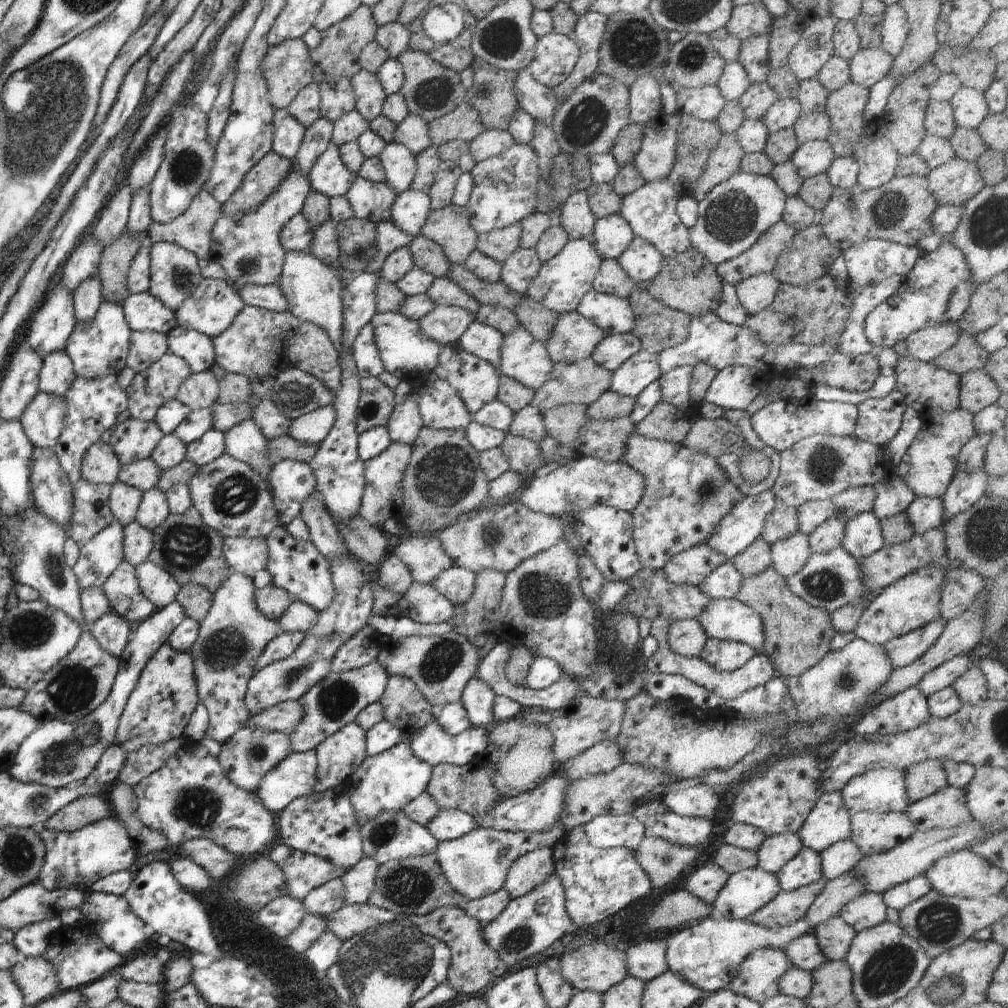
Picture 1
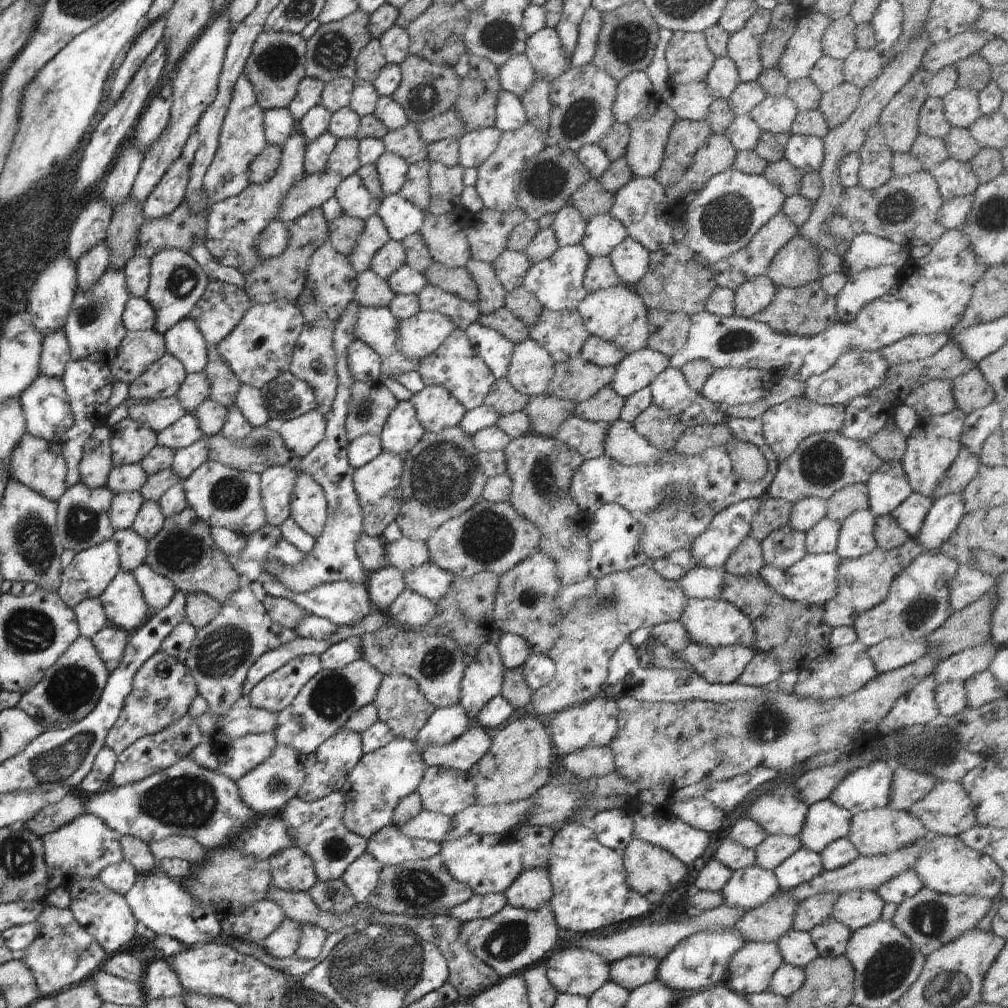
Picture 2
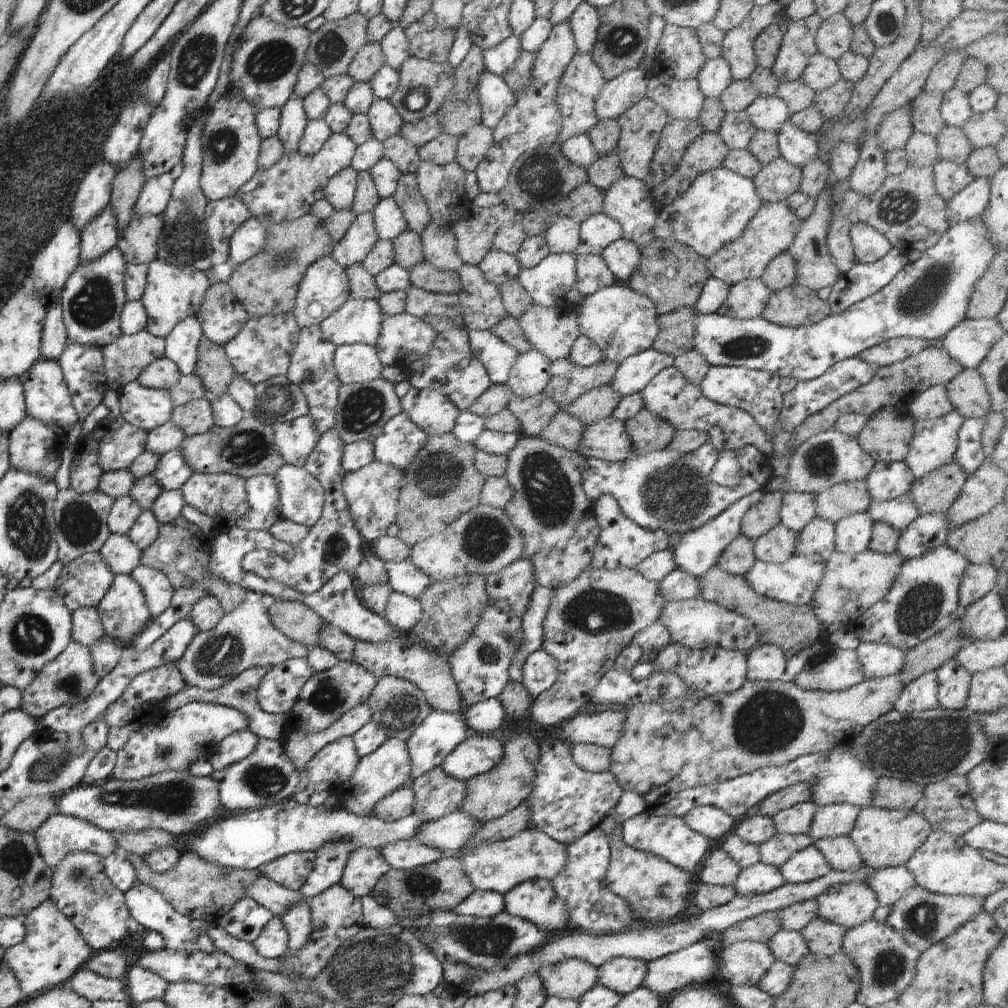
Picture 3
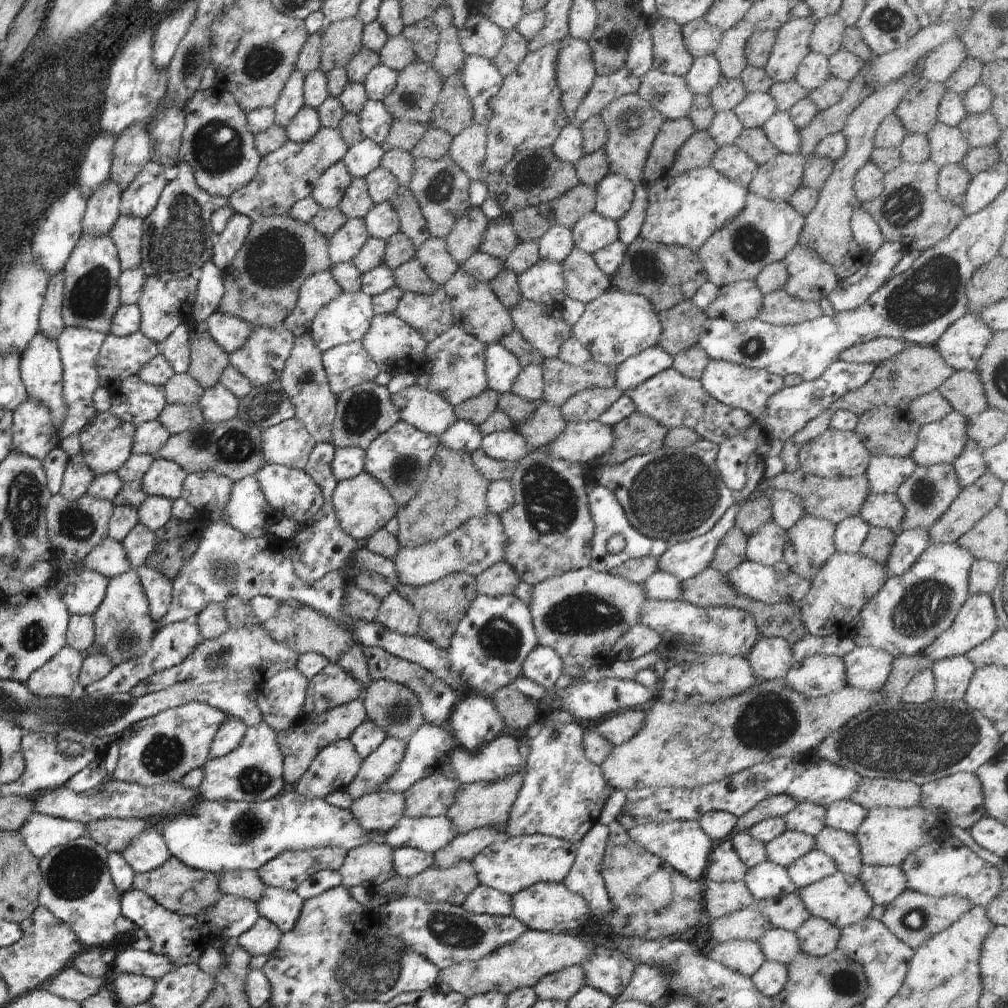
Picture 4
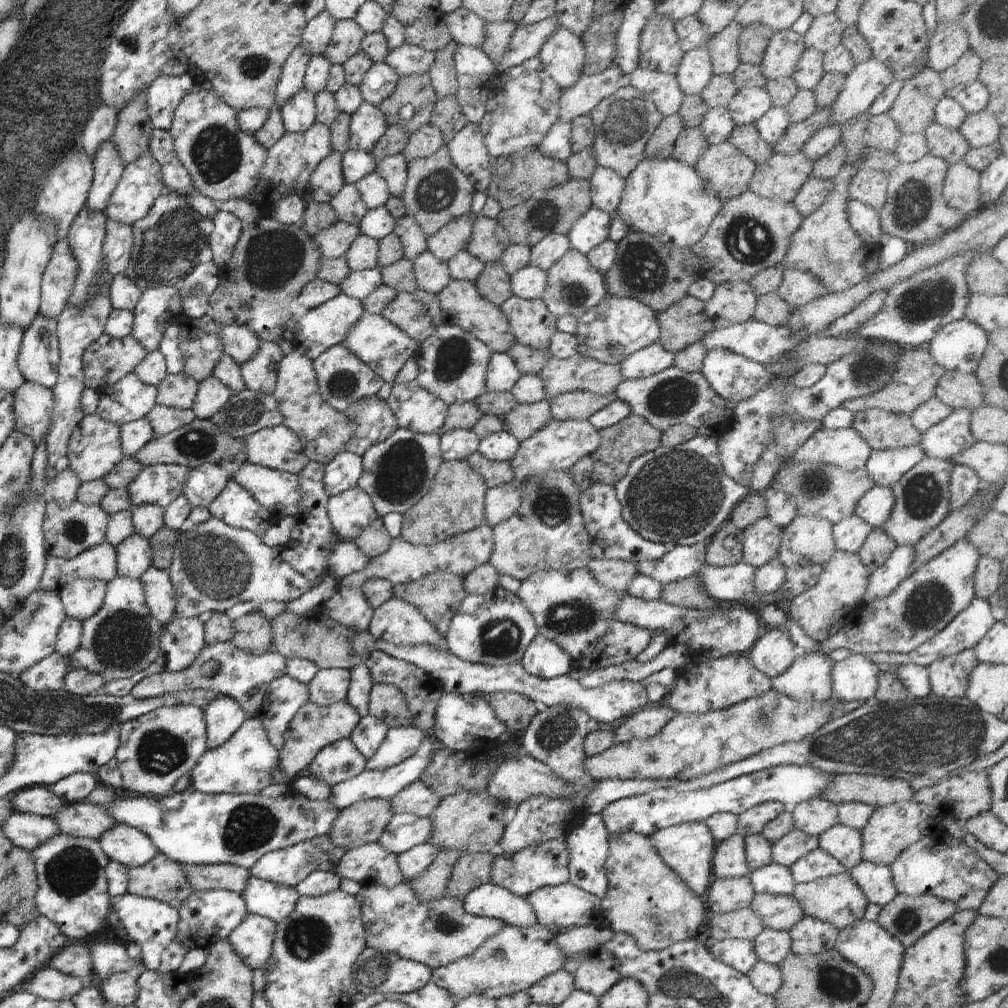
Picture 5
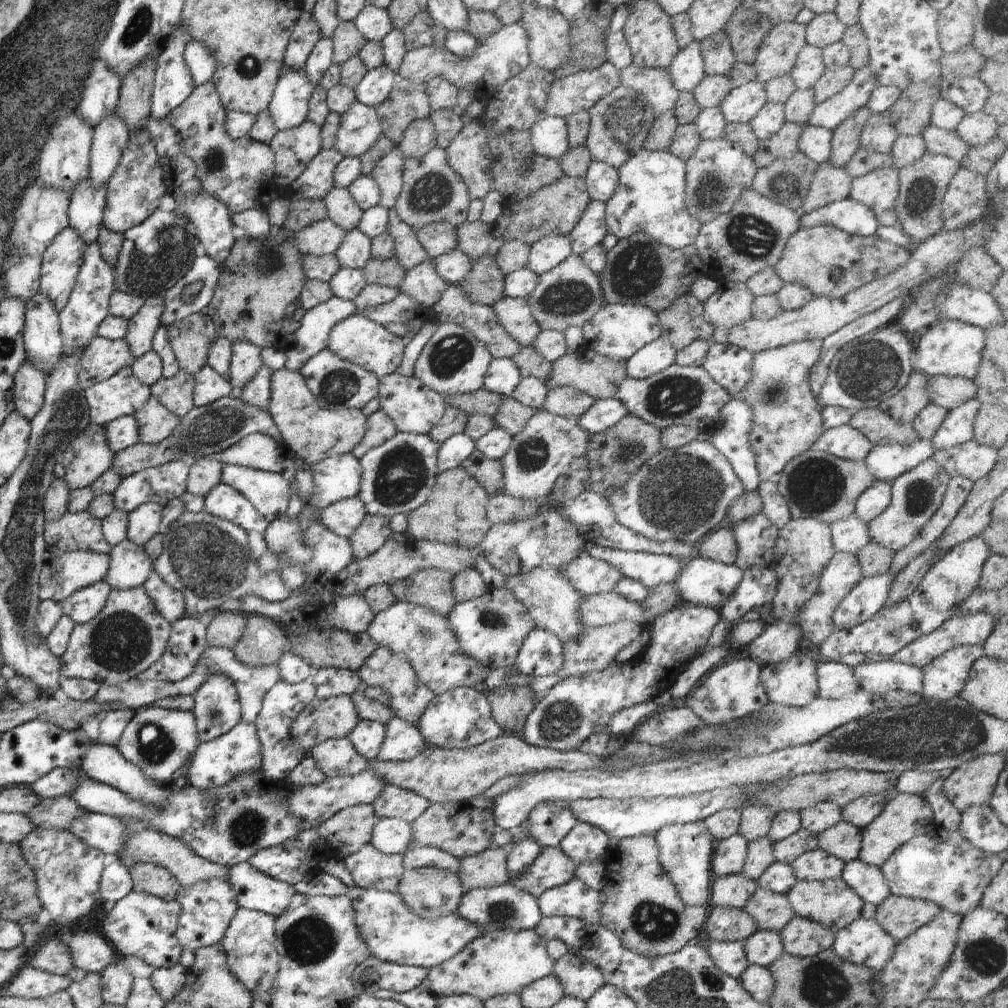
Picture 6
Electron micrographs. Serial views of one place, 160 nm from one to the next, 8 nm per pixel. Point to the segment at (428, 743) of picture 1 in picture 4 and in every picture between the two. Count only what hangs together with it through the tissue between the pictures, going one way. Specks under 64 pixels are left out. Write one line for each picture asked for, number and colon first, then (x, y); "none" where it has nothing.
2: (462, 754)
3: (478, 754)
4: (492, 762)

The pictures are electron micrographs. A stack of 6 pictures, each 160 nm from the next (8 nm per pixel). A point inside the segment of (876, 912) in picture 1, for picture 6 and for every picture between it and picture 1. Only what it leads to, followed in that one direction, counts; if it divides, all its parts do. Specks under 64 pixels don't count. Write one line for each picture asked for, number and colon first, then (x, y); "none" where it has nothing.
2: (855, 909)
3: (849, 905)
4: (841, 899)
5: (838, 900)
6: (832, 903)

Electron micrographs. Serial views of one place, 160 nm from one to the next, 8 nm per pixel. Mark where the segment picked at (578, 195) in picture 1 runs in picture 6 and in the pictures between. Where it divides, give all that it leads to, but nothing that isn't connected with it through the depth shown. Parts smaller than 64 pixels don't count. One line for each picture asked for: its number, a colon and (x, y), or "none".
2: (569, 227)
3: (563, 236)
4: (557, 243)
5: (553, 246)
6: (547, 253)

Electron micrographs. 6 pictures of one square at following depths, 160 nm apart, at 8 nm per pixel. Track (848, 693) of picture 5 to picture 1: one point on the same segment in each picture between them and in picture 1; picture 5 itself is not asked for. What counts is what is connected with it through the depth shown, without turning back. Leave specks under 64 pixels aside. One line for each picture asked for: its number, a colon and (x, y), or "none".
1: (903, 650)
2: (890, 654)
3: (877, 660)
4: (867, 668)

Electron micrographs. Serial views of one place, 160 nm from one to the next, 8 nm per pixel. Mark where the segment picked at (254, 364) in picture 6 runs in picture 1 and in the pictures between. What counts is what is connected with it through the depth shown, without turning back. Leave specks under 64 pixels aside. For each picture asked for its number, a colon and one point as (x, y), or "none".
1: (211, 308)
2: (222, 306)
3: (221, 316)
4: (231, 333)
5: (240, 343)

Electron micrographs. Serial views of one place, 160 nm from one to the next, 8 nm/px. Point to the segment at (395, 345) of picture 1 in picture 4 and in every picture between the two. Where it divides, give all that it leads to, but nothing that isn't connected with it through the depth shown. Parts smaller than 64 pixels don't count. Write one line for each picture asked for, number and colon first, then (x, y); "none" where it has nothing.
2: (376, 326)
3: (356, 321)
4: (345, 319)

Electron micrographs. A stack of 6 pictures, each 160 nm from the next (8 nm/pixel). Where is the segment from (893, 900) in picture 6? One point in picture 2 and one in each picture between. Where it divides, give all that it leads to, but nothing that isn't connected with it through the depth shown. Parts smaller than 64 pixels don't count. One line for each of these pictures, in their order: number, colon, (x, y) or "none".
2: (929, 920)
3: (922, 918)
4: (913, 917)
5: (906, 918)

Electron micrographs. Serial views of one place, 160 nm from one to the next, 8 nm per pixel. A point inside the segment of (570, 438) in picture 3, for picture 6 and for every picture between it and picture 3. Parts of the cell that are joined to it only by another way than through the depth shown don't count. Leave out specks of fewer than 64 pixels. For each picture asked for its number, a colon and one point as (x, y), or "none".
4: (546, 422)
5: (524, 419)
6: (512, 416)

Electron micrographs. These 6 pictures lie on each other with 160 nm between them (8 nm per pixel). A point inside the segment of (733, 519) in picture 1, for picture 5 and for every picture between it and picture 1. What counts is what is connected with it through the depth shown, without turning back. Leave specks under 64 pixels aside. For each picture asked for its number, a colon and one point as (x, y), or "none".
2: (711, 549)
3: (699, 550)
4: (686, 559)
5: (681, 562)

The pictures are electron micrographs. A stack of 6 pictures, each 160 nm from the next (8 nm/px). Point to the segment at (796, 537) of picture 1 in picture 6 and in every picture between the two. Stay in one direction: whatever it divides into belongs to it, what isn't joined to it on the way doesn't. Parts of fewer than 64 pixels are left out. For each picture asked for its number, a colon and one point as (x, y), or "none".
2: (785, 546)
3: (777, 545)
4: (764, 546)
5: (761, 541)
6: (756, 537)

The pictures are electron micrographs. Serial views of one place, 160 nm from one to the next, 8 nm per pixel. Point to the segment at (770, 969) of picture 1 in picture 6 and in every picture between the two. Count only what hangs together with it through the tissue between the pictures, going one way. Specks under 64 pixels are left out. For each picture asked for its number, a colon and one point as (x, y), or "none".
2: (751, 967)
3: (744, 962)
4: (744, 956)
5: (738, 953)
6: (729, 956)

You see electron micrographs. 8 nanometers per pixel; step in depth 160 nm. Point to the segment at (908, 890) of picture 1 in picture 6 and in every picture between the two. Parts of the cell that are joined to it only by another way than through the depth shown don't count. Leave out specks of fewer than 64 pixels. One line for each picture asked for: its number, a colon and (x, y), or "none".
2: (905, 885)
3: (889, 883)
4: (884, 883)
5: (876, 881)
6: (868, 882)

